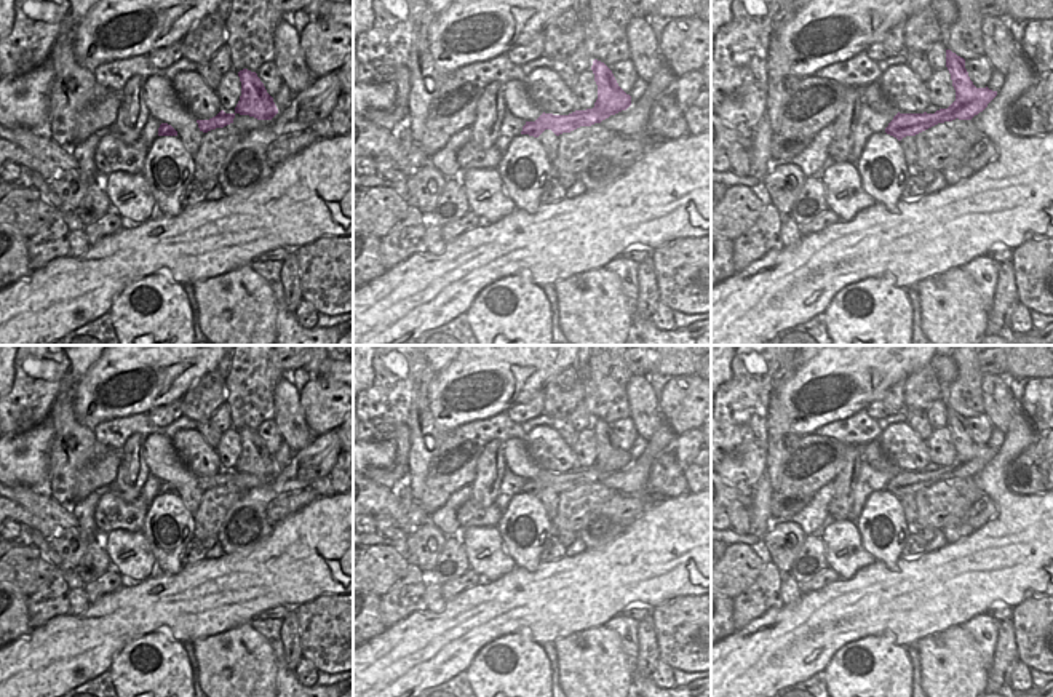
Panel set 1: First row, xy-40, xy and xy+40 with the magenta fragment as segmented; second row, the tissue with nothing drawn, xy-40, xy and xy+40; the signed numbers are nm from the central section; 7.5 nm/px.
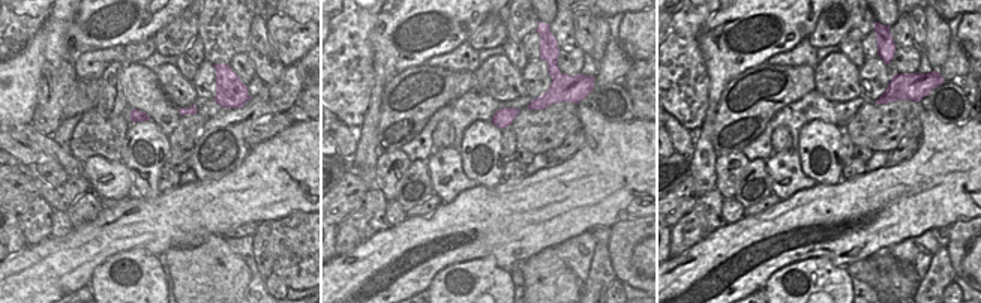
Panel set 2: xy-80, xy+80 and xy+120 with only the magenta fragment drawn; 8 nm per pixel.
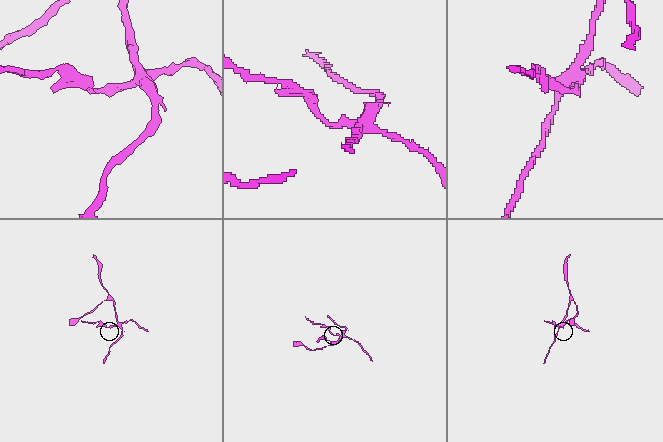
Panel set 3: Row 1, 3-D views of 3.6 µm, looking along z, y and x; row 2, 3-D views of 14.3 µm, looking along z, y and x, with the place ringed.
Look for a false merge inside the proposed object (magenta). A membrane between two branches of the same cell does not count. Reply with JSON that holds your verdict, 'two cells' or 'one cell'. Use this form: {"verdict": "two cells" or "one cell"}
{"verdict": "two cells"}

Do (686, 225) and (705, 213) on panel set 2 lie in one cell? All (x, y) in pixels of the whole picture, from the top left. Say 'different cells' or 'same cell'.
same cell

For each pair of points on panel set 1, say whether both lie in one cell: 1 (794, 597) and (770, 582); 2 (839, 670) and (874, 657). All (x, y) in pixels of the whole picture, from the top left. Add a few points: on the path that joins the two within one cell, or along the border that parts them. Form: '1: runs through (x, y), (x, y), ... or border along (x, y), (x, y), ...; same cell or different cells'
1: border along (780, 581), (780, 600), (785, 605); different cells
2: runs through (850, 675), (868, 675), (874, 669); same cell

